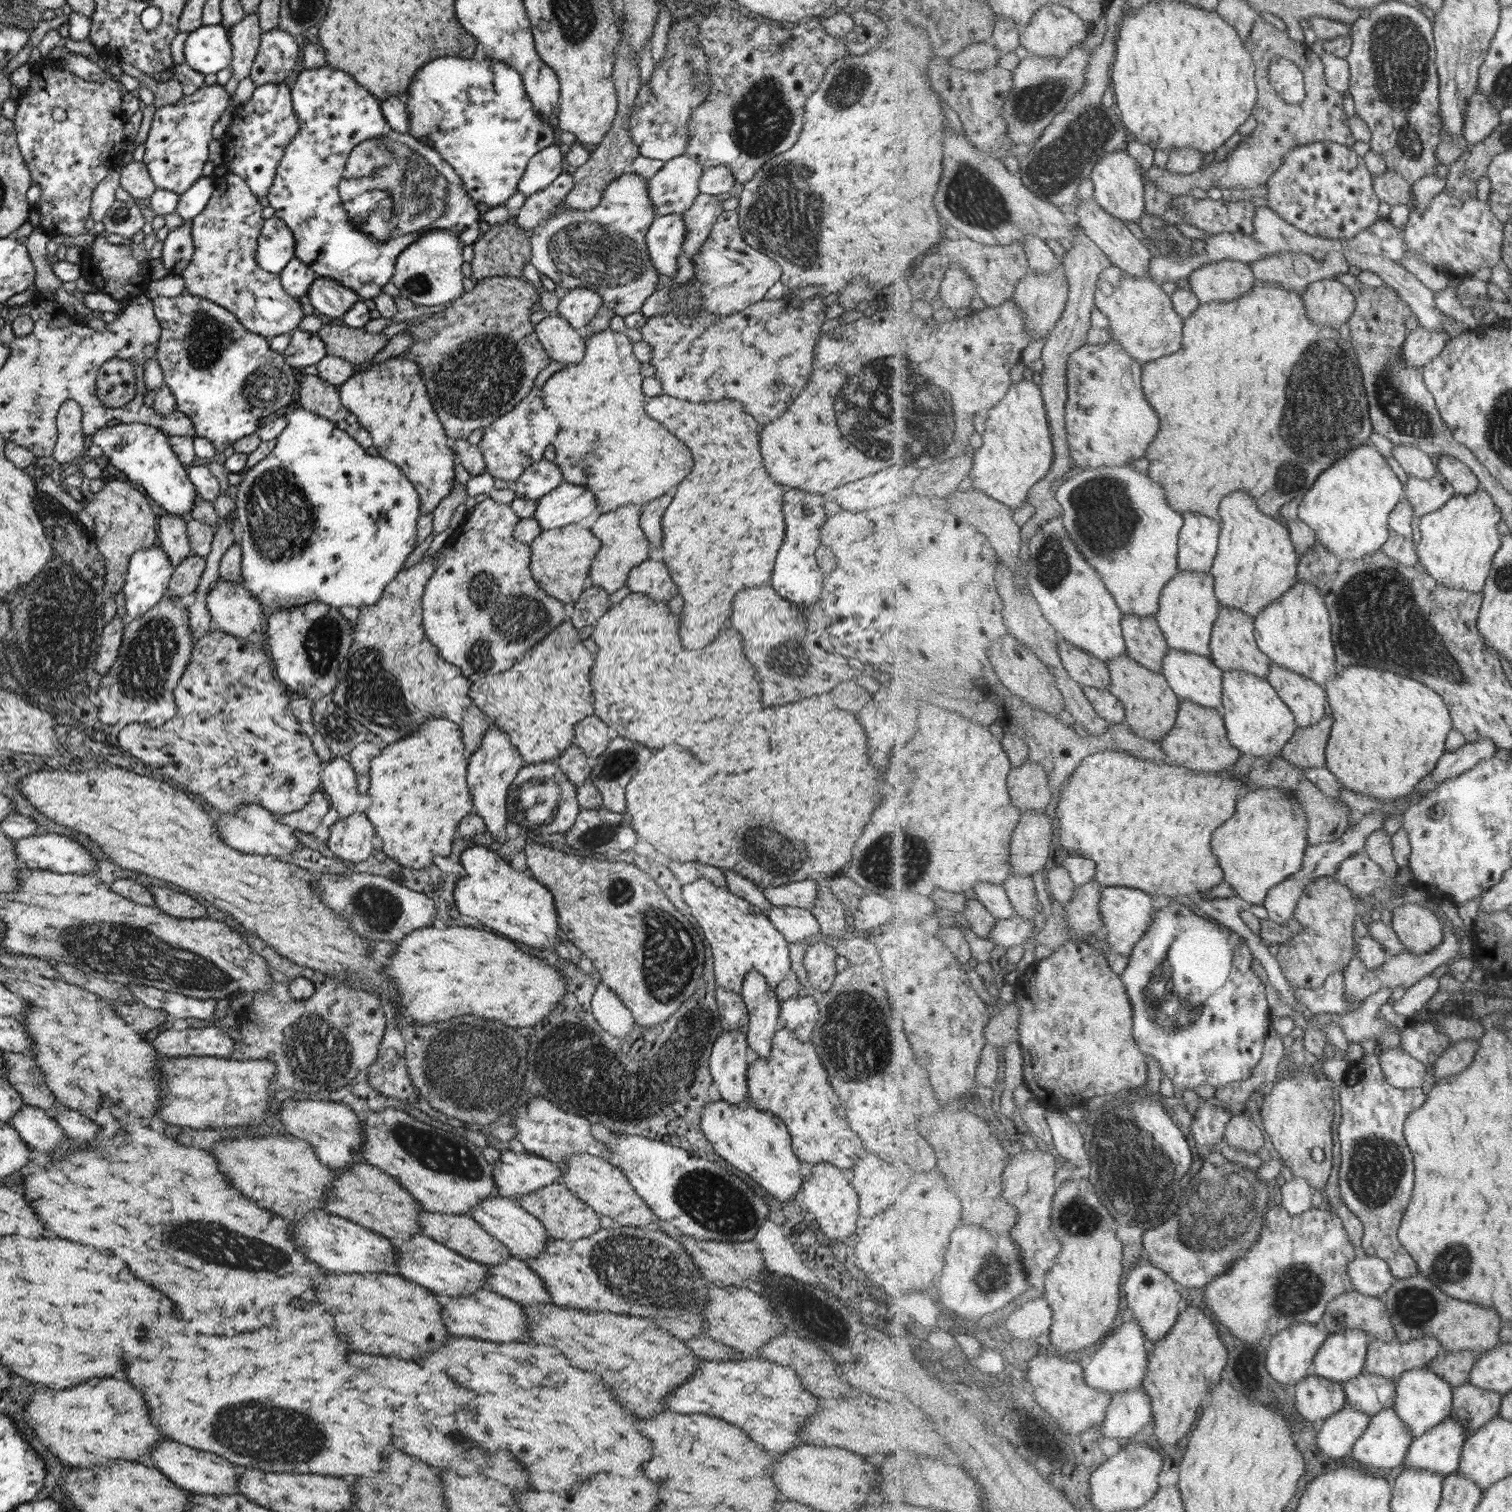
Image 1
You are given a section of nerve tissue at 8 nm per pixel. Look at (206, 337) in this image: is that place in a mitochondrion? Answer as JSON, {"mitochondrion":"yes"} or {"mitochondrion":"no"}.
{"mitochondrion":"yes"}

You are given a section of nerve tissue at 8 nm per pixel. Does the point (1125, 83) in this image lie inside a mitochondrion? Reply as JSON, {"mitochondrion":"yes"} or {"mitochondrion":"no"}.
{"mitochondrion":"no"}

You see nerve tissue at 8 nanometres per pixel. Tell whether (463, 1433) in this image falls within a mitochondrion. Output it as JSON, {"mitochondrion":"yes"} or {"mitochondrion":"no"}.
{"mitochondrion":"yes"}

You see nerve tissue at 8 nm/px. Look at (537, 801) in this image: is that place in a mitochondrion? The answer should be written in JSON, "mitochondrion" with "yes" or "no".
{"mitochondrion":"yes"}

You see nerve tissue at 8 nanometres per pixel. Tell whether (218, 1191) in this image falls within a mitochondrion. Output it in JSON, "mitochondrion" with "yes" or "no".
{"mitochondrion":"no"}

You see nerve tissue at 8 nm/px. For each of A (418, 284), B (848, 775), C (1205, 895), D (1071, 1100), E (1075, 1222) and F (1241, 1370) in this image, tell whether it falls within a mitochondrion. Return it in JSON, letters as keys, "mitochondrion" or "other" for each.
{"A":"mitochondrion","B":"other","C":"other","D":"other","E":"mitochondrion","F":"other"}

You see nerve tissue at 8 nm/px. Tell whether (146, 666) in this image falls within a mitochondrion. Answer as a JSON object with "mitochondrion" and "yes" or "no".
{"mitochondrion":"yes"}

